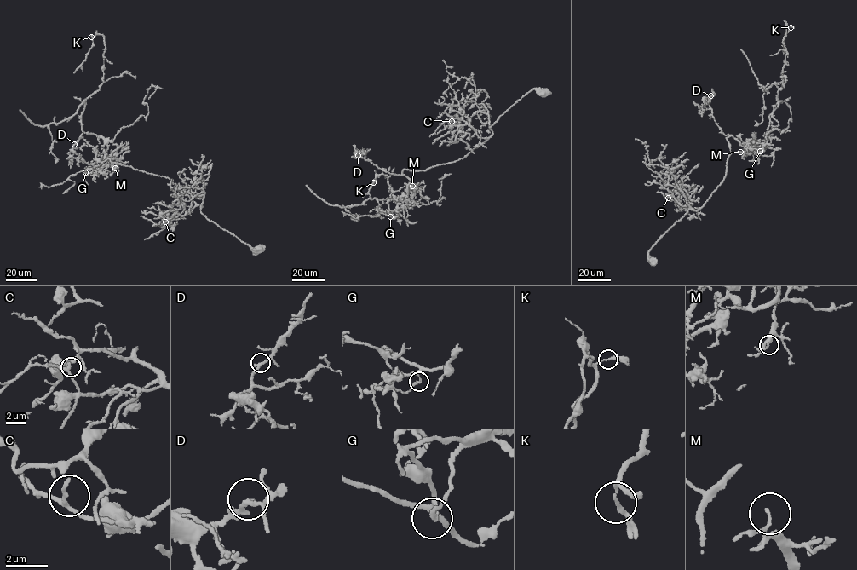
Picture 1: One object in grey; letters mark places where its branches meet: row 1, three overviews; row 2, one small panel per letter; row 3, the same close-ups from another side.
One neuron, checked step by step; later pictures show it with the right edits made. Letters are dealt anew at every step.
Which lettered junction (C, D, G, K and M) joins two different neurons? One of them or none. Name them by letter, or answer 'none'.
G

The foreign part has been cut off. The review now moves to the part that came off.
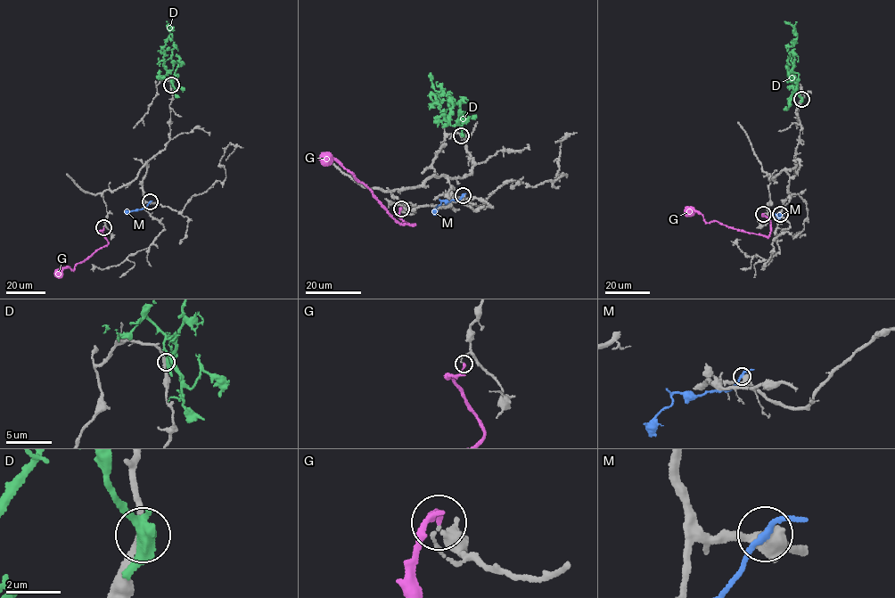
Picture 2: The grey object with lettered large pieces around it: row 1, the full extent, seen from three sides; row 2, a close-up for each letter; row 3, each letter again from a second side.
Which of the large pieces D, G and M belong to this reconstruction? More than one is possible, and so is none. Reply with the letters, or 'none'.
none

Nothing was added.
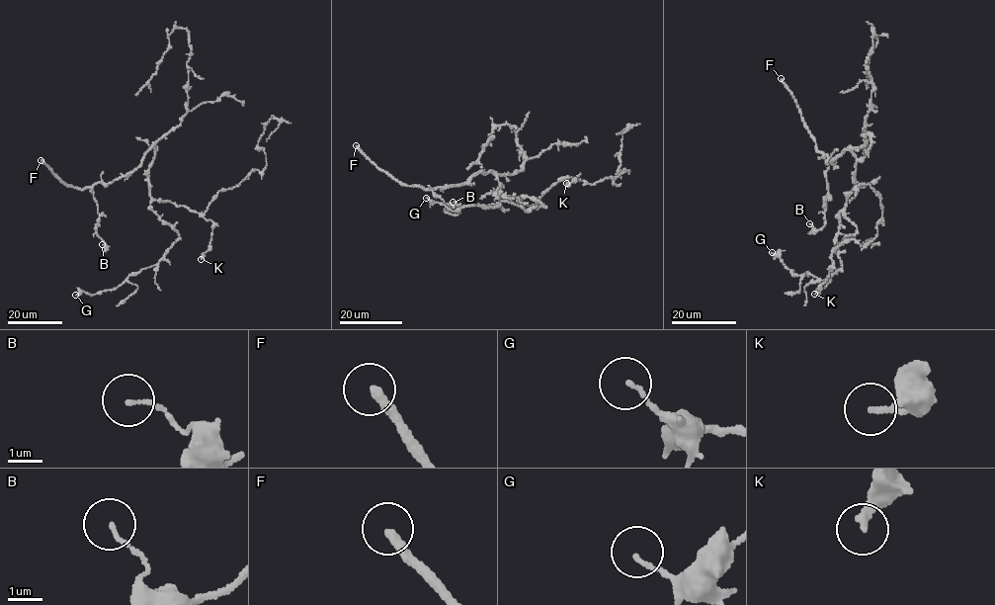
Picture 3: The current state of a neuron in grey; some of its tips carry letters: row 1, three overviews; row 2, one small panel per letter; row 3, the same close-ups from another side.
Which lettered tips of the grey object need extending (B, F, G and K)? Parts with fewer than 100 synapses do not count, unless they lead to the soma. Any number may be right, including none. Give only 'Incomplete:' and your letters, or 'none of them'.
Incomplete: F

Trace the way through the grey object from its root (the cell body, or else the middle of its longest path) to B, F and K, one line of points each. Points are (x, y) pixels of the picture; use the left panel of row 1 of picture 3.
B: (148, 179), (153, 145), (129, 173), (93, 186), (99, 216), (96, 232), (107, 246), (102, 244)
F: (148, 179), (154, 154), (153, 145), (129, 173), (108, 183), (96, 183), (83, 189), (62, 181), (41, 160)
K: (148, 179), (149, 195), (153, 200), (186, 207), (212, 222), (208, 248), (201, 259)

